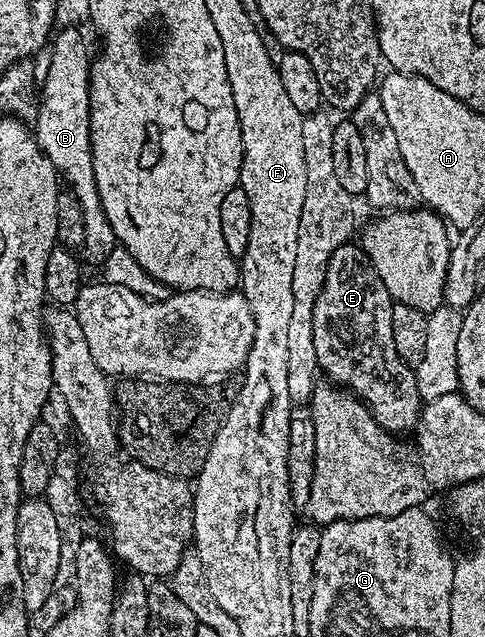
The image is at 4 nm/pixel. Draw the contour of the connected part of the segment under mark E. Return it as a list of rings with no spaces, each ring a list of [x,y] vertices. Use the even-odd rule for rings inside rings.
[[[349,243],[338,247],[334,251],[334,255],[330,255],[330,263],[328,264],[328,270],[326,271],[326,279],[324,280],[324,286],[322,291],[318,295],[318,303],[314,303],[314,347],[316,348],[316,354],[318,355],[318,366],[321,370],[324,369],[329,373],[331,380],[335,382],[337,386],[347,387],[351,392],[355,393],[374,416],[376,416],[376,422],[387,429],[389,433],[393,435],[399,435],[407,431],[415,430],[416,422],[420,420],[420,410],[422,408],[422,402],[420,399],[420,392],[418,391],[418,383],[416,382],[416,374],[414,369],[407,366],[406,363],[398,357],[398,353],[394,349],[394,339],[391,338],[391,309],[394,302],[392,296],[386,291],[386,287],[382,283],[382,279],[374,270],[372,270],[372,264],[368,262],[368,256],[363,251],[363,248],[359,244]]]

